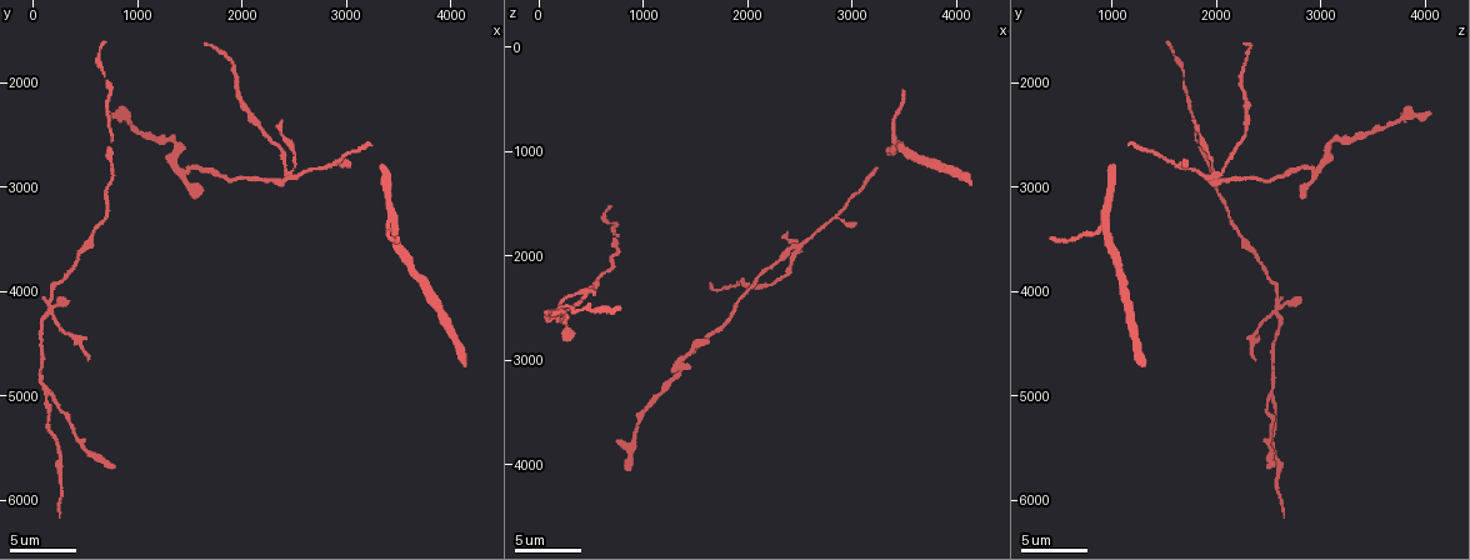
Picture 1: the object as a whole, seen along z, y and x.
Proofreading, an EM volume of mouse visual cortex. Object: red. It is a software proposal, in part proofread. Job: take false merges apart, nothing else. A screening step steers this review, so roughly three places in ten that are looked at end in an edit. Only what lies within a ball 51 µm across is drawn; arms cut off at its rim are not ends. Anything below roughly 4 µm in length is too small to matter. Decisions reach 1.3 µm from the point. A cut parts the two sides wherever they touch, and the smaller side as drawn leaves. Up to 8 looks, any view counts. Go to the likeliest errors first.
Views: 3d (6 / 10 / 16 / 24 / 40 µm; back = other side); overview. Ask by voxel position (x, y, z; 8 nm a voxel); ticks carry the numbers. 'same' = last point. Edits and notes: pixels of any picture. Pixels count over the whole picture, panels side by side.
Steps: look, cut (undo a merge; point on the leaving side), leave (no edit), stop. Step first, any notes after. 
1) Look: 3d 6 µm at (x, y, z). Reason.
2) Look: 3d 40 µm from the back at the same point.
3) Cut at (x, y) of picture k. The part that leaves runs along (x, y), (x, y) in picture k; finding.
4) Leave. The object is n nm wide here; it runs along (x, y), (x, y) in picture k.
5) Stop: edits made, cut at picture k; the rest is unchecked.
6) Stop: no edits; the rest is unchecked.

Look: 3d 10 µm at (140, 4220, 2540). Four or more arms meet.

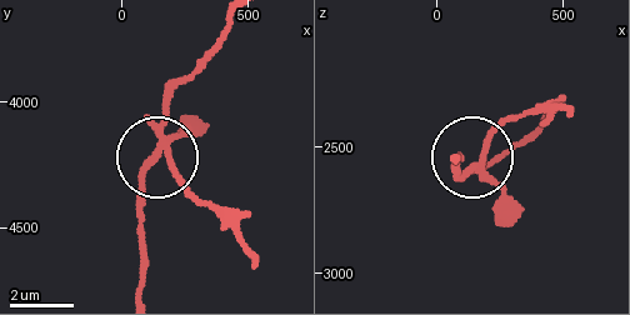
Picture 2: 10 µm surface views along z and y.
Look: 3d 6 µm at (160, 4210, 2560). Zoom in.

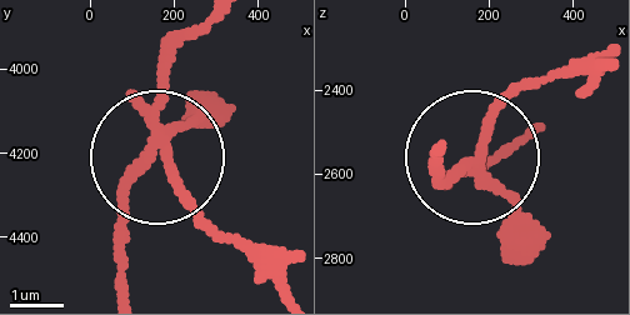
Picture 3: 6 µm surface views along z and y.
Cut at (195, 106) of picture 3. The side arm is 5 µm long; the part that leaves runs along (165, 134), (178, 183), (273, 290) in picture 3; two cells meet here.

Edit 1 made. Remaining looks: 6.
Look: 3d 6 µm at (200, 5020, 2520). Side arm on a straight run.

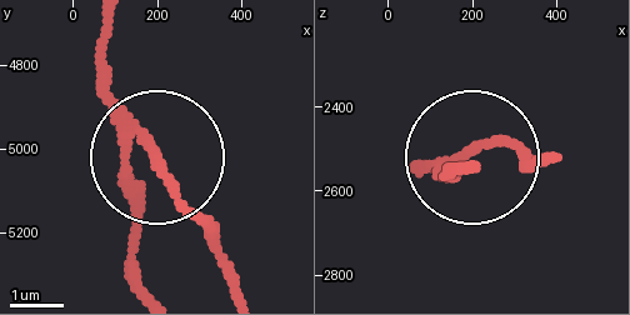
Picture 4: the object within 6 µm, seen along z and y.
Cut at (165, 183) of picture 4. 3 arms meet here; the part that leaves runs along (121, 116), (229, 286) in picture 4; two cells meet here.

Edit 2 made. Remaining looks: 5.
Look: overview.

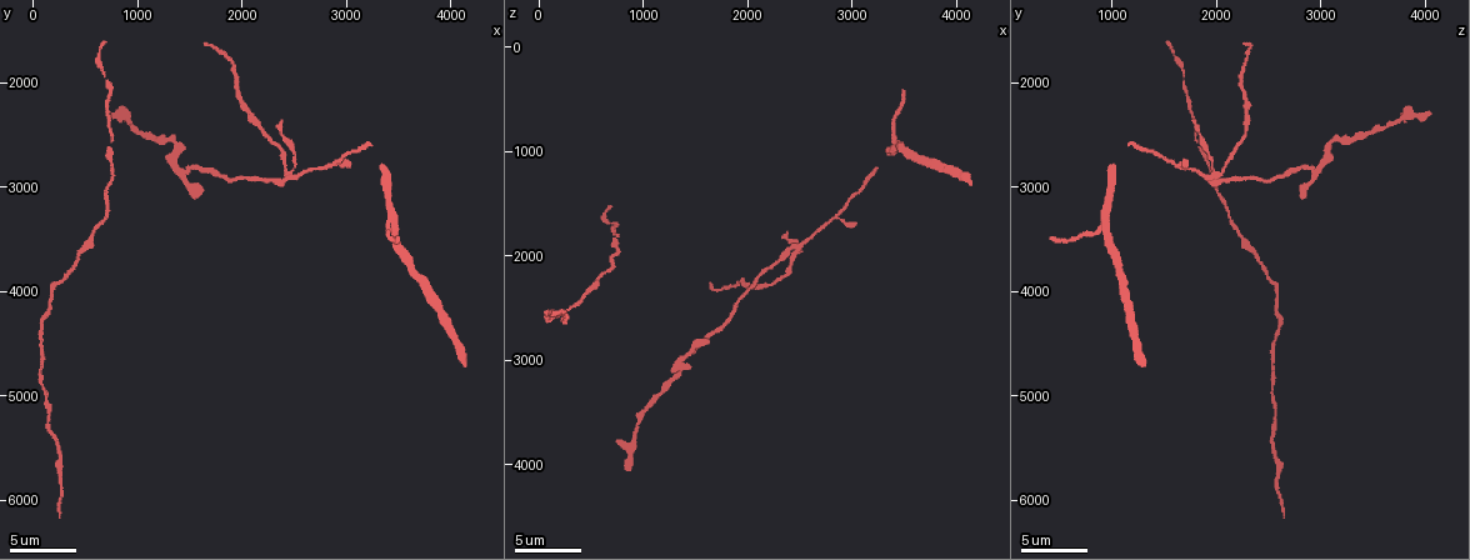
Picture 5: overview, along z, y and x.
Look: 3d 10 µm at (2460, 2860, 2000). Four-way junction.

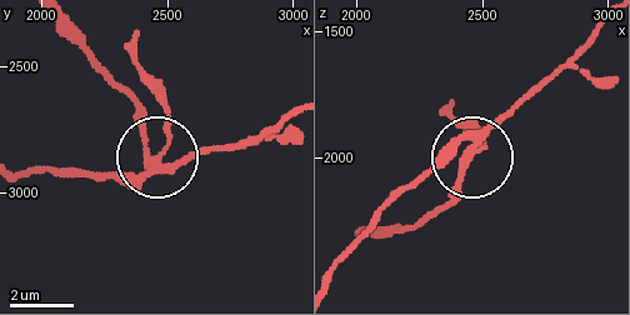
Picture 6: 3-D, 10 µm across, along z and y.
Cut at (169, 120) of picture 6. 4 arms meet here; the part that leaves runs along (163, 166), (149, 150), (144, 110), (74, 21) in picture 6; two cells meet here.

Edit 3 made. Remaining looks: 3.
Look: 3d 16 µm at (1440, 2920, 2940). Side arm on a straight run.

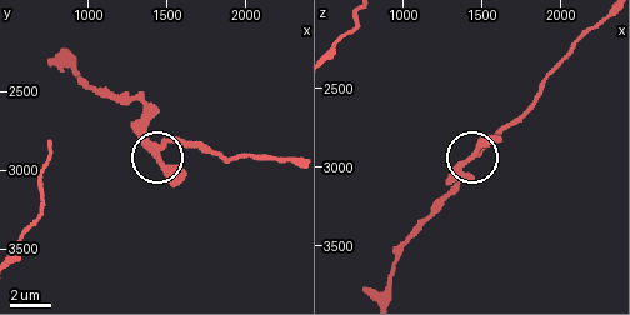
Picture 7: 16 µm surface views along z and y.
Look: 3d 6 µm at (1440, 2920, 2940).

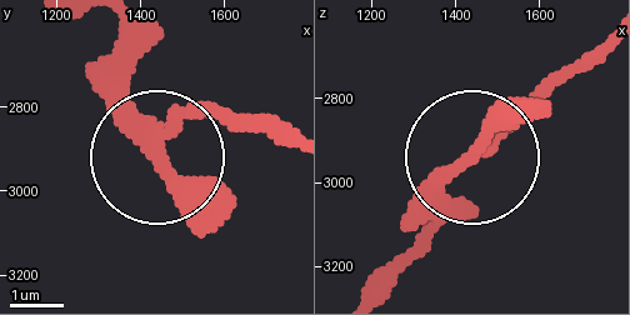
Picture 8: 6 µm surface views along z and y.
Leave. 3 arms meet here; it runs along (569, 76), (506, 139), (470, 151), (416, 228) in picture 8; continuous, no second cell.

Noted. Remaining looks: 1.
Stop: edits made, cut at picture 3, cut at picture 4, cut at picture 6; the rest is unchecked.

